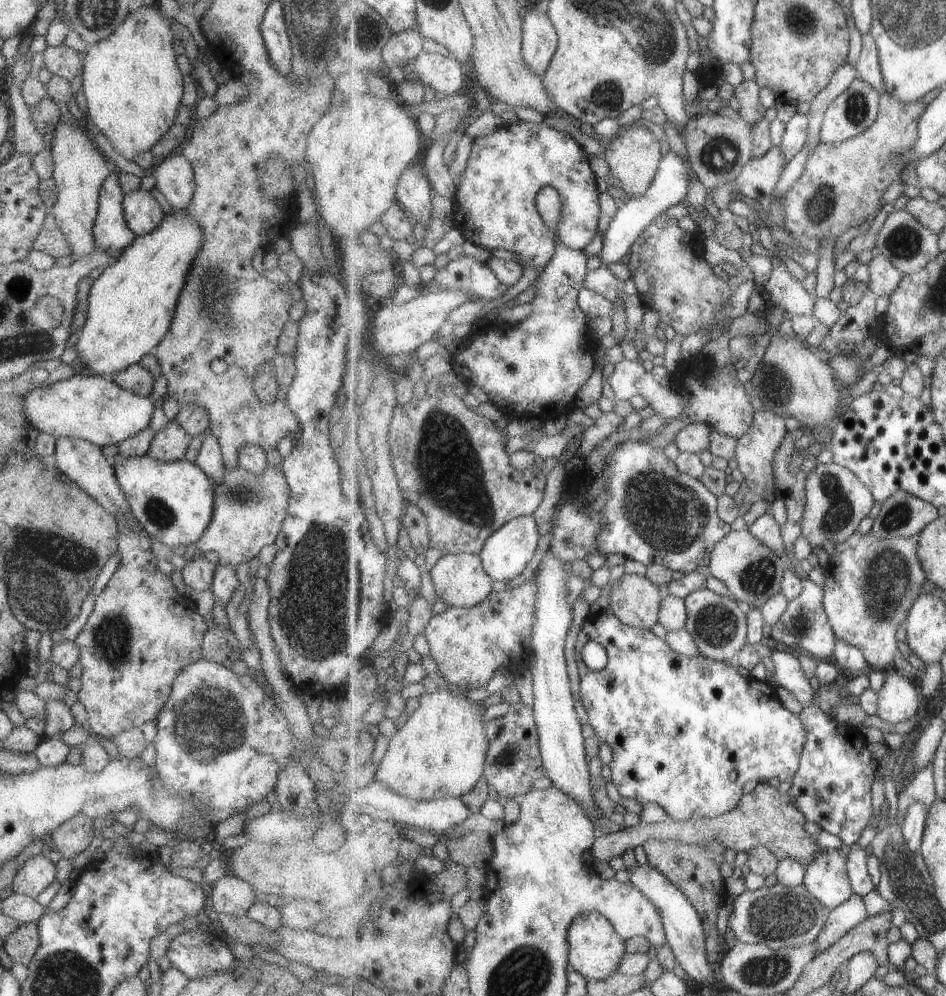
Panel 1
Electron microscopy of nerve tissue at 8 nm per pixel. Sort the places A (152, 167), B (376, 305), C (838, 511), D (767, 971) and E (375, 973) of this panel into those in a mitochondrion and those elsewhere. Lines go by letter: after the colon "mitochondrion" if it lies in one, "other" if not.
A: other
B: other
C: mitochondrion
D: mitochondrion
E: other

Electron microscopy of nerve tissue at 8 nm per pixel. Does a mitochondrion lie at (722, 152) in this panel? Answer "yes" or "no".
yes

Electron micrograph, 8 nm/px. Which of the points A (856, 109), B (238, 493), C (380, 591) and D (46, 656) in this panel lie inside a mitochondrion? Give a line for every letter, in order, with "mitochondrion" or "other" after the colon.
A: mitochondrion
B: mitochondrion
C: other
D: other

